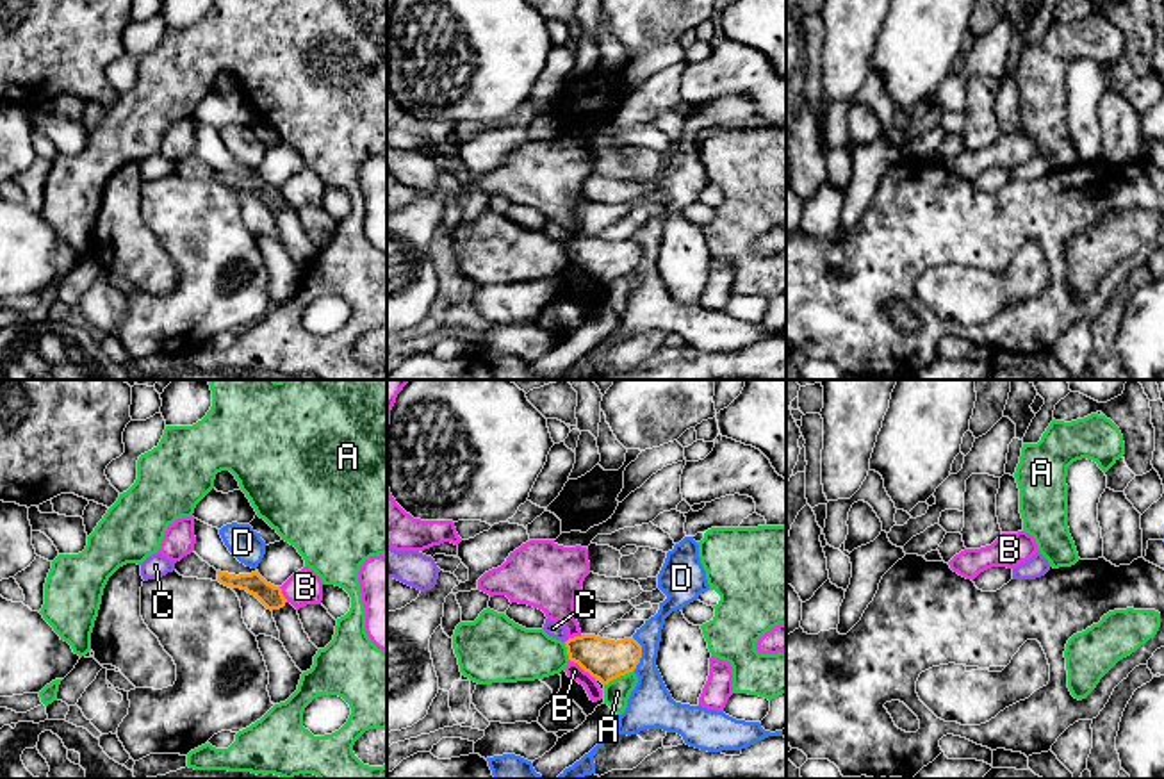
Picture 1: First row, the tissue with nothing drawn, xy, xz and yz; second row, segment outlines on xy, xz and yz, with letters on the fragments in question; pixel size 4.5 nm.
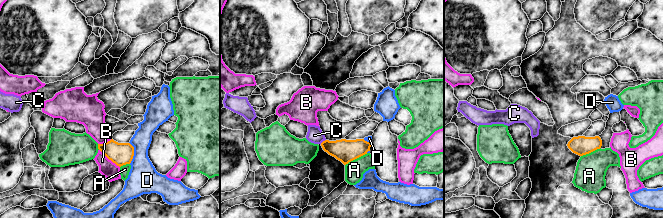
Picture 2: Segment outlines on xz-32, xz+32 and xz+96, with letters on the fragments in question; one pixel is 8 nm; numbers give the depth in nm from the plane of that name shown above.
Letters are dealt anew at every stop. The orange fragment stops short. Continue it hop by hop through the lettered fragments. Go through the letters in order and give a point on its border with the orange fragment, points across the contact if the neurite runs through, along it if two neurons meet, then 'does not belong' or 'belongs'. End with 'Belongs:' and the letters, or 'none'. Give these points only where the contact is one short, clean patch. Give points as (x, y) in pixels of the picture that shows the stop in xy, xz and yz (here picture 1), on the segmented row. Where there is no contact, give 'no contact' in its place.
A: xz (619, 676) | does not belong
B: xz (583, 669) | does not belong
C: xz (567, 640) | along xz (569, 639), (565, 642) | does not belong
D: xz (640, 653) | along xz (633, 637), (640, 646), (640, 662), (635, 669) | does not belong
Belongs: none

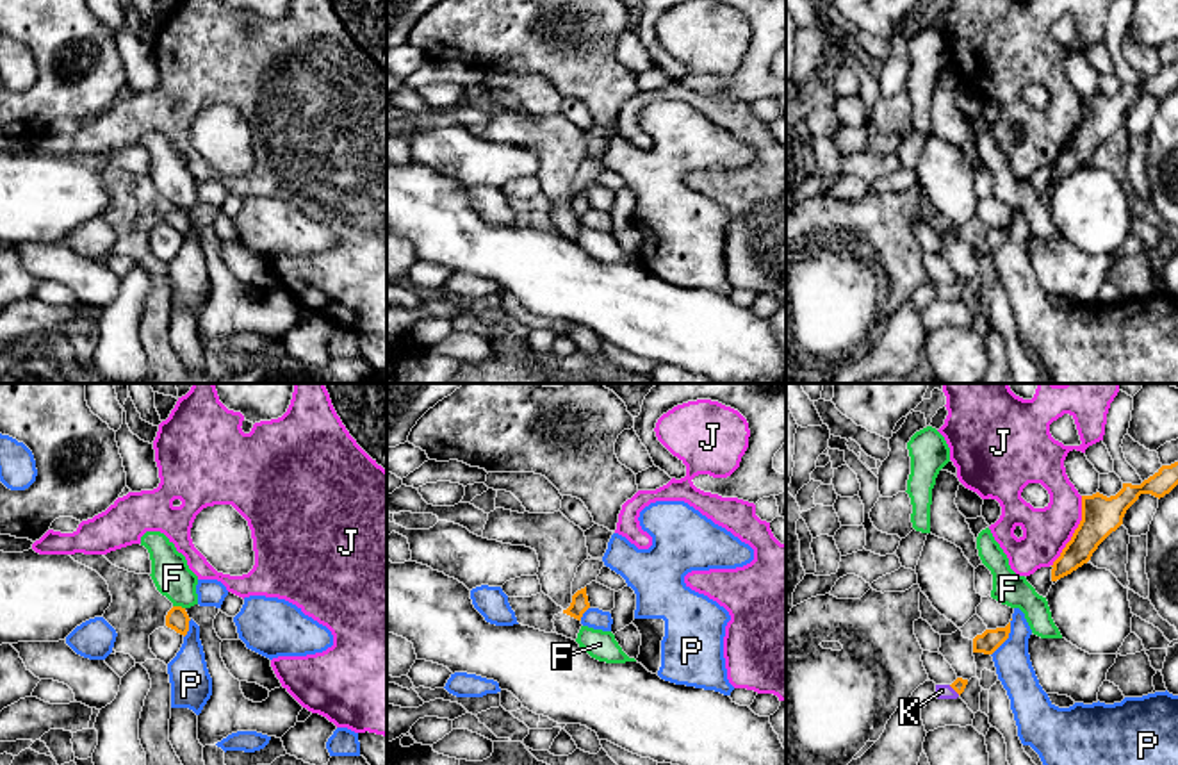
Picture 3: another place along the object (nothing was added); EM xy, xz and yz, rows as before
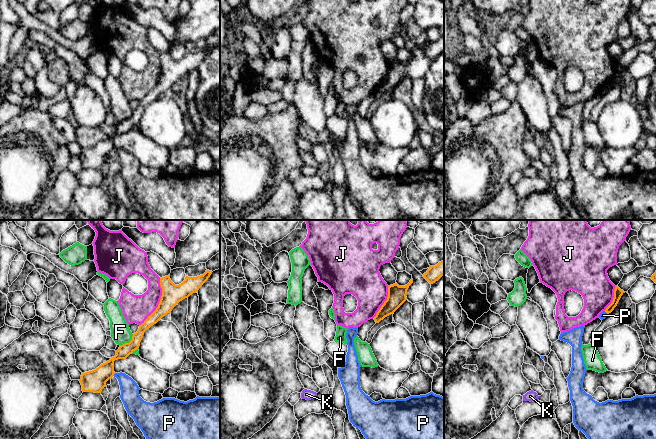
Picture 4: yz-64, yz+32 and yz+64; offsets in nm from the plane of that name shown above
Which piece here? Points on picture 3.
F: xy (179, 607) | along xy (173, 605), (184, 608) | does not belong
J: yz (1075, 532) | does not belong
K: yz (954, 689) | across yz (959, 683), (954, 689), (941, 690) | belongs
P: yz (1007, 637) | does not belong
Belongs: K

